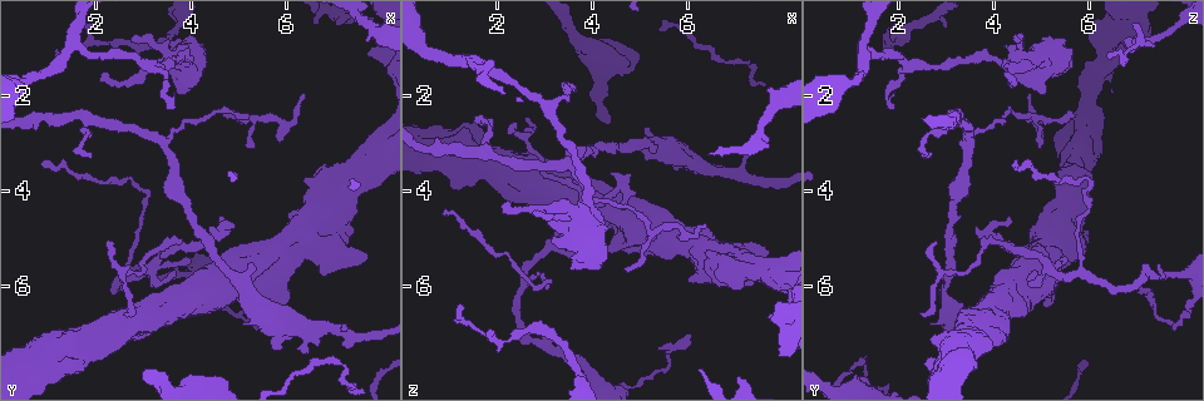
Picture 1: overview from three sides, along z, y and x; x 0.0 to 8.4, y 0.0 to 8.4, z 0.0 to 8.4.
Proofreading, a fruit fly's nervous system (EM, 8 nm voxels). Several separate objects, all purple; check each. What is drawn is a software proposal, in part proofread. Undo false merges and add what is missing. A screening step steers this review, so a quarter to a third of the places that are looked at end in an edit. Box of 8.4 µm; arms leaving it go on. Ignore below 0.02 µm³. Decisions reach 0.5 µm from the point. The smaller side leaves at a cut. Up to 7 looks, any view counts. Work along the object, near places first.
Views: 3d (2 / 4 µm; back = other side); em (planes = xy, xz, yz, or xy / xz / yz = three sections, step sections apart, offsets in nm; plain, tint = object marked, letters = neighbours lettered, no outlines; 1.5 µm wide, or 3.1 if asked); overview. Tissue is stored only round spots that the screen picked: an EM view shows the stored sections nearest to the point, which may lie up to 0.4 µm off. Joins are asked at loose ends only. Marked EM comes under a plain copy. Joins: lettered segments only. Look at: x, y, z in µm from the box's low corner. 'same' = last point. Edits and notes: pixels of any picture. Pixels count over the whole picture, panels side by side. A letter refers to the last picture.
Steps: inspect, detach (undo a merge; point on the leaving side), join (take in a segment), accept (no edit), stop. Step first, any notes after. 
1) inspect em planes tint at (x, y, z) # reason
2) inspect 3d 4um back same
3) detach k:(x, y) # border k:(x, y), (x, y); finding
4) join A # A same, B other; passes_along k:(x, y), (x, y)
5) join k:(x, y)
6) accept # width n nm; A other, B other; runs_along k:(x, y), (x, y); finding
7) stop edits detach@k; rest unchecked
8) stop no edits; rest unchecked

inspect 3d 2um at (1.35, 7.10, 2.65) # free end

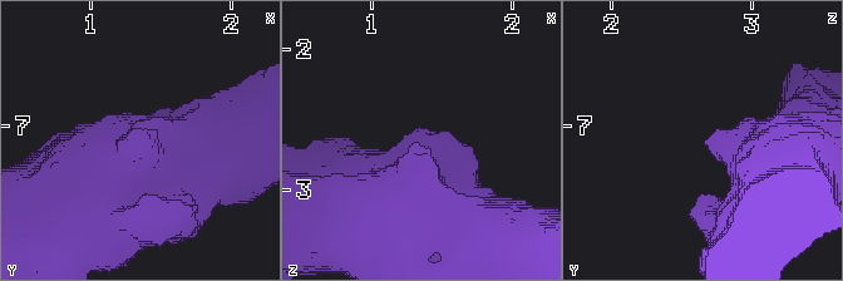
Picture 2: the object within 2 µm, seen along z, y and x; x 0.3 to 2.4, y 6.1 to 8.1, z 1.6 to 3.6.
inspect em planes letters at (1.32, 7.14, 2.68) # arm_widths 240, 400 nm; need the tissue

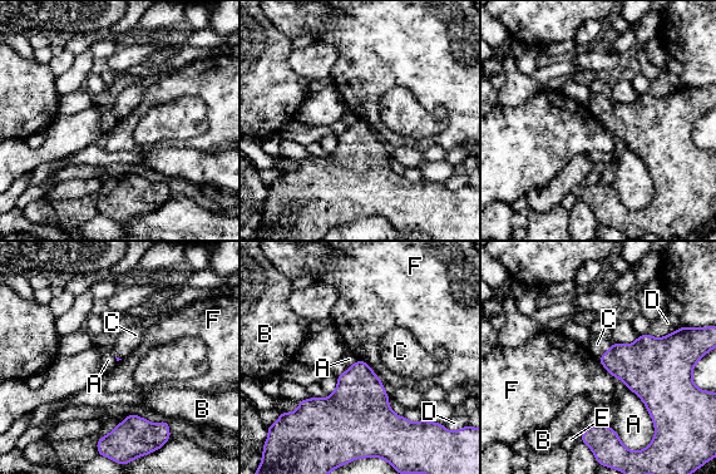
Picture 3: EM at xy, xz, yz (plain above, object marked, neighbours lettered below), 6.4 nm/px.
join C # longest_contact A 320 nm; A other, B other, C same, D other, E other, F other; it goes on there

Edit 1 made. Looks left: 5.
inspect 3d 4um at (2.35, 5.00, 2.75) # thin end

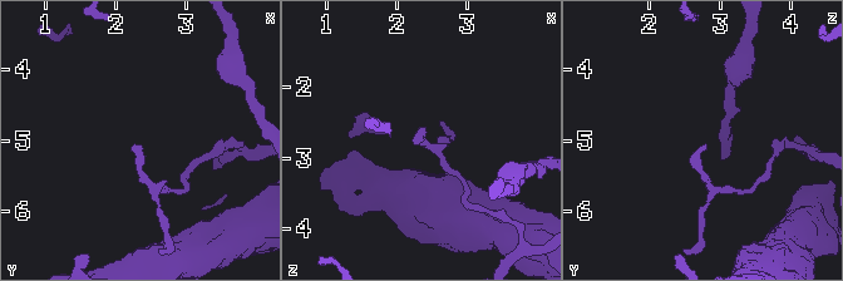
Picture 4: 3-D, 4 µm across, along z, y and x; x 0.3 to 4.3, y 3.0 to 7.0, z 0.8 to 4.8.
inspect em planes letters at (2.30, 5.10, 2.80)

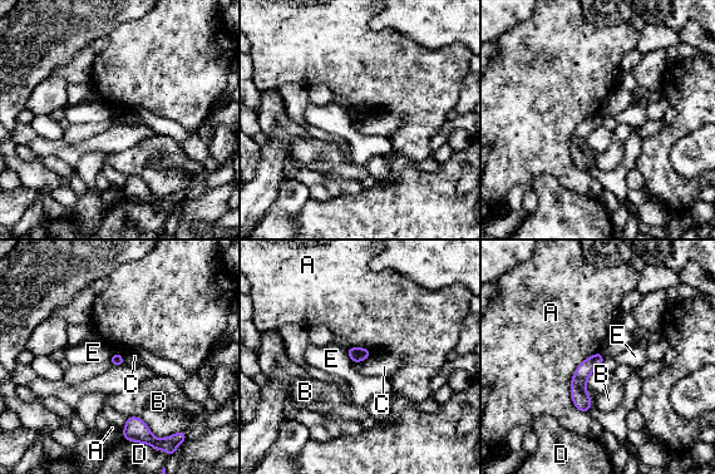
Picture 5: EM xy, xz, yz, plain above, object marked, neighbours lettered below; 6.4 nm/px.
accept # A other, B other, C other, D other, E other; border 5:(371, 352), (363, 360), (353, 363); none of them fits

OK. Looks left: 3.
inspect em xz step 8 tint at (1.85, 3.25, 2.70) # free end

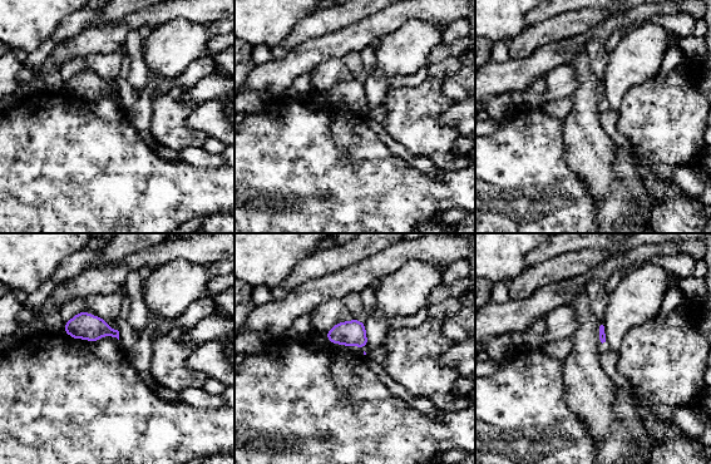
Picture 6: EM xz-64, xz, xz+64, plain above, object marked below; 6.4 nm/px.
inspect em yz step 4 letters same # another direction

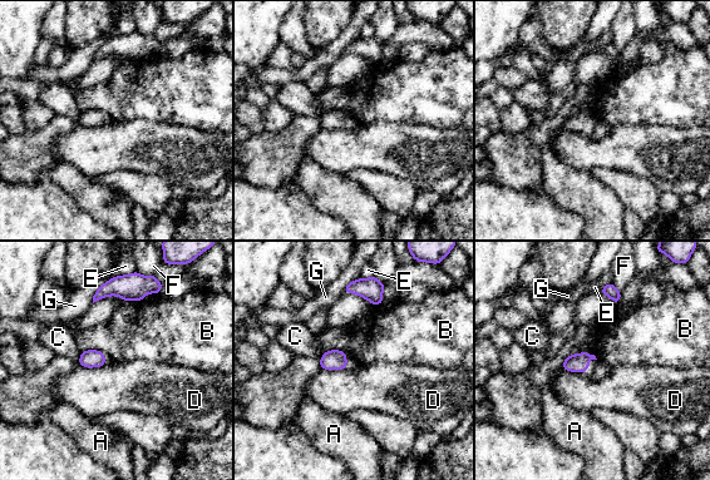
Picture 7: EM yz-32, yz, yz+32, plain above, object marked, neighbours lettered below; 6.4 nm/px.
accept # longest_contact B 220 nm; A other, B other, C other, D other, E other, F other, G other; border 7:(112, 295), (143, 300); no lettered segment goes on from it

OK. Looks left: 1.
stop edits join@3; rest unchecked

